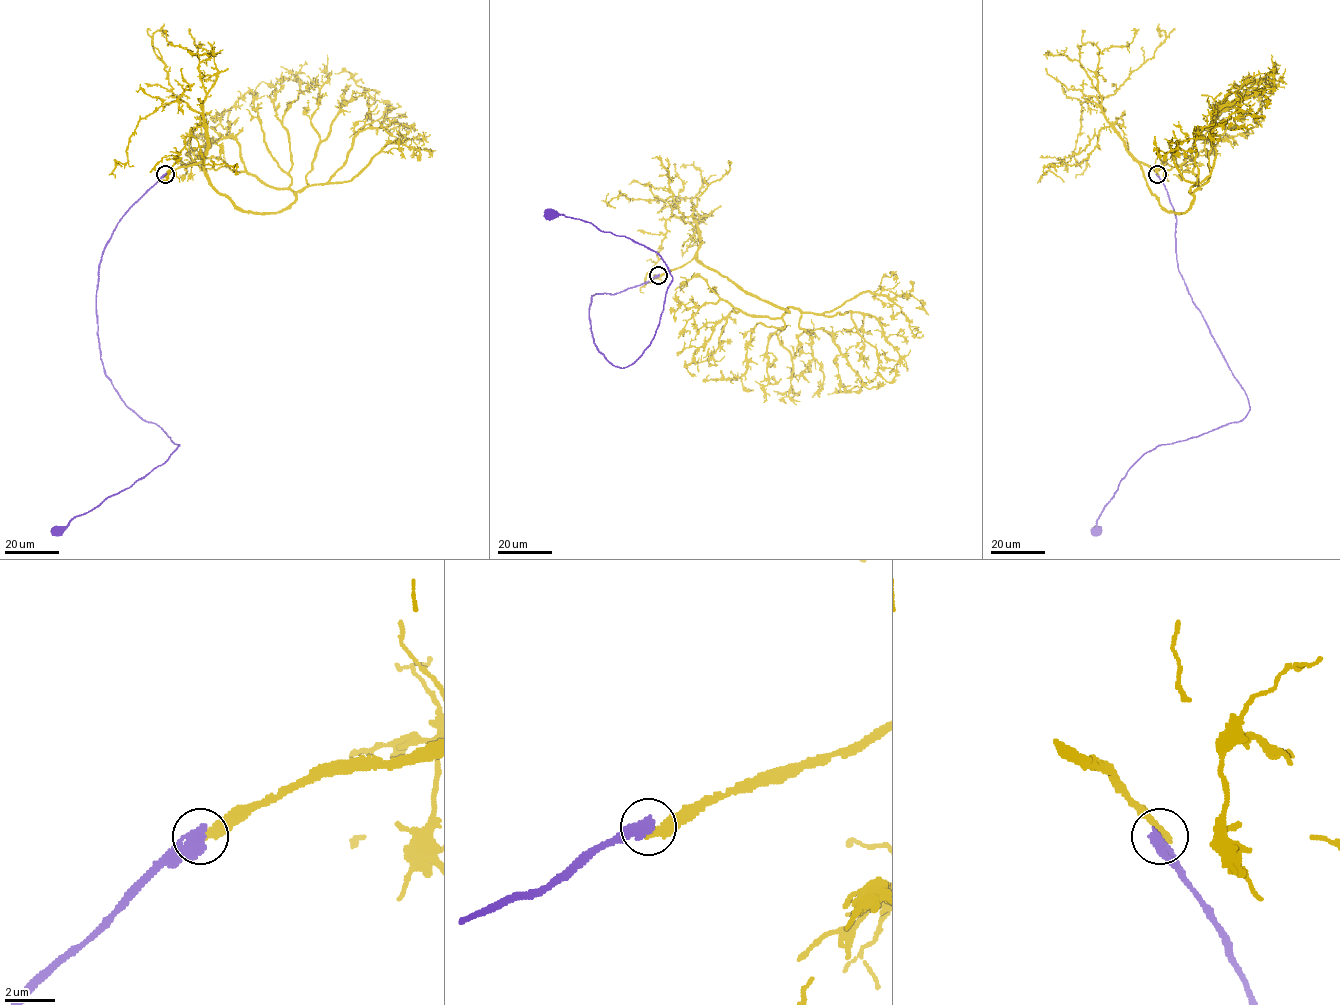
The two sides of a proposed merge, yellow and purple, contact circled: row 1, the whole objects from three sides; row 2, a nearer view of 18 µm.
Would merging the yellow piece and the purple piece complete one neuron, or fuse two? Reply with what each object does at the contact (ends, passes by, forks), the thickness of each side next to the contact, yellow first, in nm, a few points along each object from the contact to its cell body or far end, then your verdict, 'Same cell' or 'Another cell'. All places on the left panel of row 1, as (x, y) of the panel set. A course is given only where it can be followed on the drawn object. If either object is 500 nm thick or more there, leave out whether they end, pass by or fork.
Thickness 280 nm (yellow) against 550 nm. Course of yellow: (165, 174), (201, 163), (243, 210), (287, 209), (308, 185), (340, 108), (368, 91), (347, 72), (334, 73). Course of purple: (165, 174), (122, 217), (104, 249), (96, 316), (104, 371), (121, 400), (179, 445), (163, 464), (57, 530). Another cell

